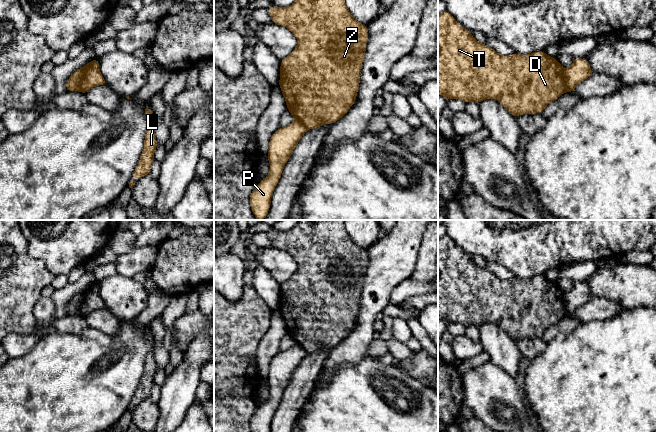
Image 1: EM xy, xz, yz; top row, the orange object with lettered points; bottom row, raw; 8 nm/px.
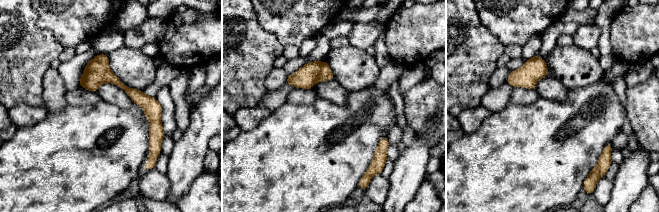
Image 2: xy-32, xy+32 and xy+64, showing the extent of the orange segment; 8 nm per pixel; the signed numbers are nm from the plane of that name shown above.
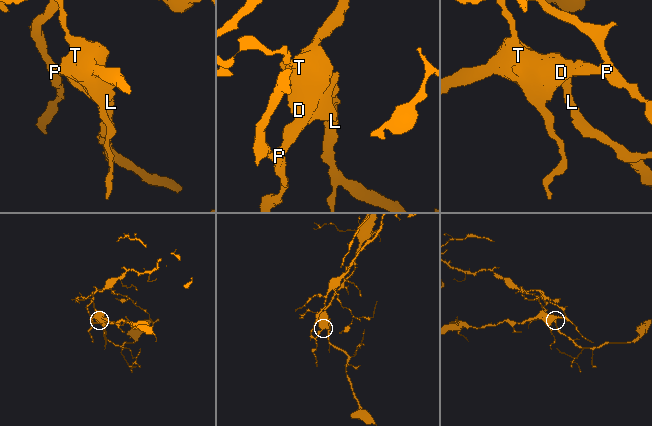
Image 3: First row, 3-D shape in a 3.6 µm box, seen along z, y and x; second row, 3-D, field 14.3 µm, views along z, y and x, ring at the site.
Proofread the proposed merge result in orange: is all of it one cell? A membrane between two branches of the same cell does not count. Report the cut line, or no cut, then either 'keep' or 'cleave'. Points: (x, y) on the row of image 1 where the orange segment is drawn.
cut in xy along (83, 68), (83, 76), (78, 90); cleave

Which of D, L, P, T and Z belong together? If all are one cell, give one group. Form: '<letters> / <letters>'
D L T Z / P

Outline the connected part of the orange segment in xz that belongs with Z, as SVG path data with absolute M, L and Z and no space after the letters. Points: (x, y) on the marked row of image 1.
M296 0L291 6L273 6L267 10L272 17L274 24L288 28L298 40L298 44L293 52L281 60L280 66L279 87L281 88L282 94L286 100L287 110L291 113L295 120L305 125L308 129L318 128L323 124L333 124L337 120L341 119L356 101L360 84L361 68L366 51L366 43L368 40L367 25L358 22L352 17L345 5L345 0Z

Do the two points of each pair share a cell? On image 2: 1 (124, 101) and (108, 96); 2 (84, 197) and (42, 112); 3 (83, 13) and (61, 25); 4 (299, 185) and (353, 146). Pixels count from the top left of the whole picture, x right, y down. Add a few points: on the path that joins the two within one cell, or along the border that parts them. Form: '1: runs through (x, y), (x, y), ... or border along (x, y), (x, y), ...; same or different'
1: runs through (120, 99), (112, 96); same
2: border along (48, 113), (41, 120), (23, 128); different
3: runs through (78, 13), (73, 13), (66, 20); same
4: runs through (312, 172), (340, 146); same

